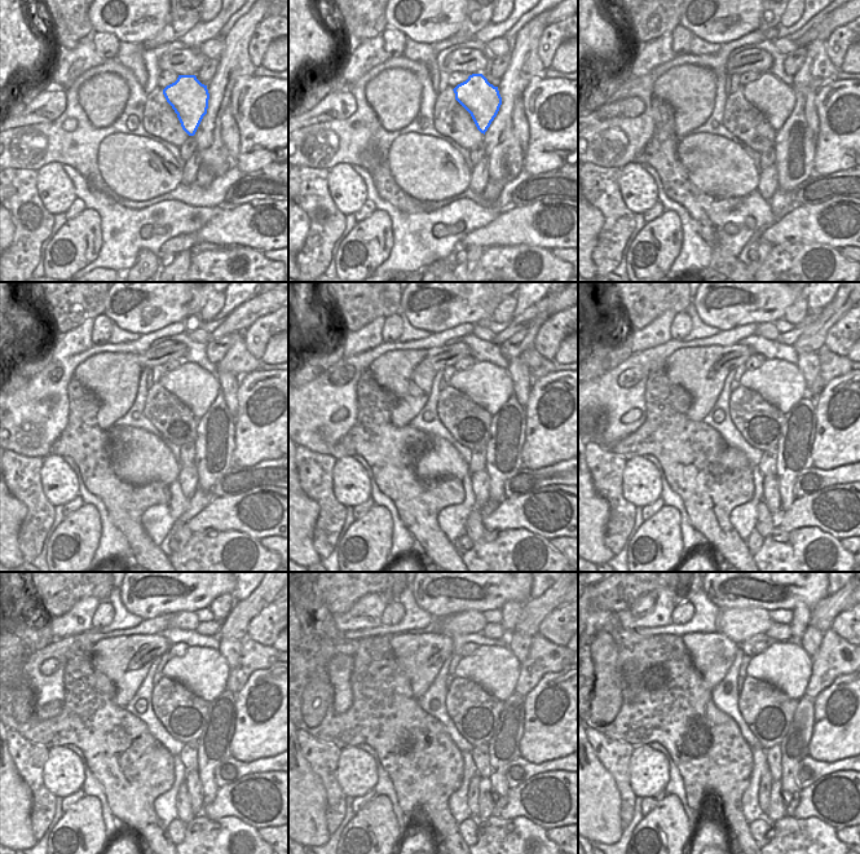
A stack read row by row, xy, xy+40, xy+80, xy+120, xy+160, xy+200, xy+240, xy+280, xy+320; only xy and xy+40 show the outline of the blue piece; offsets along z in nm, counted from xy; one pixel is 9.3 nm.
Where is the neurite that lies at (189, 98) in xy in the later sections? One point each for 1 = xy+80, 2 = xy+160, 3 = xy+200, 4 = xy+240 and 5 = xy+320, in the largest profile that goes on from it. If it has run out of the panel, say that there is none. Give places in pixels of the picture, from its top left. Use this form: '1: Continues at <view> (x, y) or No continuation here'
1: Continues at xy+80 (776, 100)
2: Continues at xy+160 (489, 386)
3: Continues at xy+200 (779, 382)
4: Continues at xy+240 (204, 672)
5: Continues at xy+320 (784, 664).

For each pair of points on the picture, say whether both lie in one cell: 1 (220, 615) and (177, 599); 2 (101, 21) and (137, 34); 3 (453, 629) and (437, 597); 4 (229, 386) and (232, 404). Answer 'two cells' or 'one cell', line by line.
1: two cells
2: one cell
3: two cells
4: one cell

